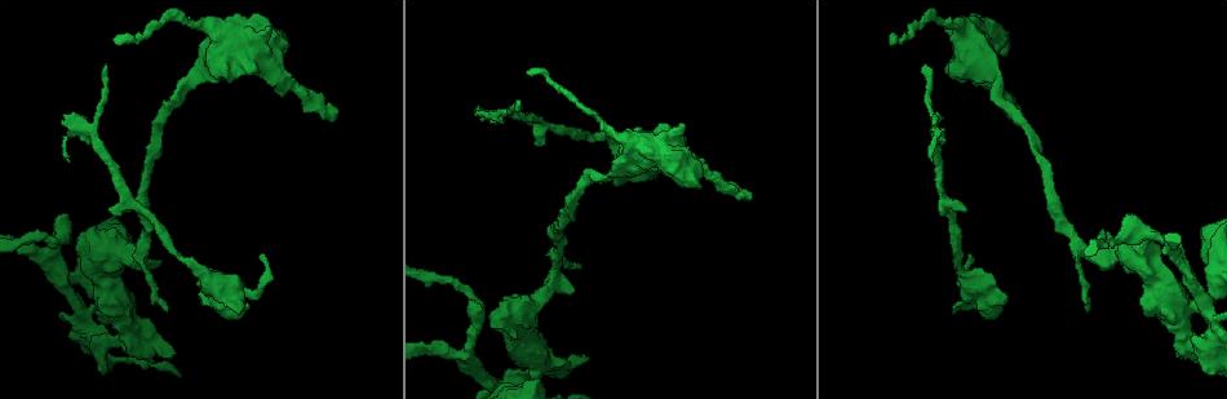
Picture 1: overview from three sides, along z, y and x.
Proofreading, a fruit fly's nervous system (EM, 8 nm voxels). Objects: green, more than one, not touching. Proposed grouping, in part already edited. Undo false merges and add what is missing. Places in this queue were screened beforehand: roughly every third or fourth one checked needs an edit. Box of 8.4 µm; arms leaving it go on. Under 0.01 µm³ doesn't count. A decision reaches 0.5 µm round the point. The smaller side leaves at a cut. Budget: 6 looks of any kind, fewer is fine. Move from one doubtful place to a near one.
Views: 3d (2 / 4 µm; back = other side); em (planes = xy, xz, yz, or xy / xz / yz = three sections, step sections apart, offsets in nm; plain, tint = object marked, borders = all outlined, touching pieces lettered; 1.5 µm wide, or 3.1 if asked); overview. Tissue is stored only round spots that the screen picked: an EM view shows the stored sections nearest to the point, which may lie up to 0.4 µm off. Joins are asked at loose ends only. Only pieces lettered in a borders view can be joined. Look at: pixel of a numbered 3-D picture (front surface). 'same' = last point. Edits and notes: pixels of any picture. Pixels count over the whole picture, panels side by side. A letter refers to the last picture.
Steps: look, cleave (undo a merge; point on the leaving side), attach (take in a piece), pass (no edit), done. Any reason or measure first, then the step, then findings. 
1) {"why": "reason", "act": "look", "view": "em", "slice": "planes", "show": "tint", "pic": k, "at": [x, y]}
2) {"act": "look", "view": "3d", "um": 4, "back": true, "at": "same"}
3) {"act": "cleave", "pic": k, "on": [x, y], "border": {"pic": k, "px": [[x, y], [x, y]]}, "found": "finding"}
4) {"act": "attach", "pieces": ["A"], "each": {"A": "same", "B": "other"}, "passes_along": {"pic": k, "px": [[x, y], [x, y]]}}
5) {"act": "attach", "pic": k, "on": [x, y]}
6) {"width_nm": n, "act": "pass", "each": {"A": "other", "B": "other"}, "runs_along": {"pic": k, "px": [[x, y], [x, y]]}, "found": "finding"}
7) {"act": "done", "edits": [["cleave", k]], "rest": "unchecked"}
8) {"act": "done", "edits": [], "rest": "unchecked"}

{"why": "tapers out", "act": "look", "view": "em", "slice": "planes", "show": "borders", "pic": 1, "at": [942, 212]}

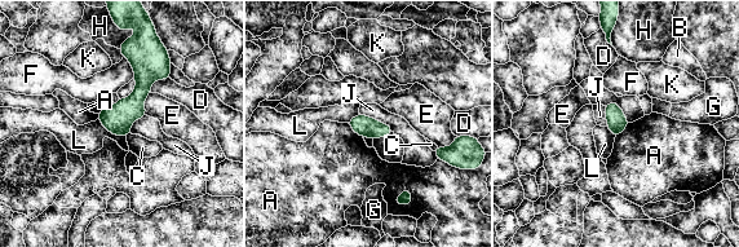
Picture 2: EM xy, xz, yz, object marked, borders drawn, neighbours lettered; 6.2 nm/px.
{"act": "pass", "each": {"A": "other", "B": "other", "C": "other", "D": "other", "E": "other", "F": "other", "G": "other", "H": "other", "J": "other", "K": "other", "L": "other"}, "border": {"pic": 2, "px": [[359, 113], [386, 123], [394, 132]]}, "found": "none of them fits"}

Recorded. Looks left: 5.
{"why": "branch stops here", "act": "look", "view": "em", "slice": "planes", "show": "borders", "pic": 1, "at": [518, 102]}

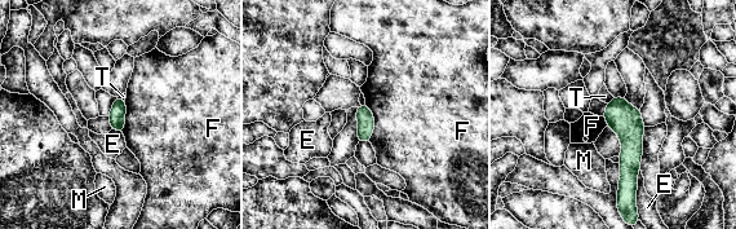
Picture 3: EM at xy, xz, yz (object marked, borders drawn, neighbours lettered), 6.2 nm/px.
{"act": "pass", "each": {"E": "other", "F": "other", "M": "other", "T": "other"}, "border": {"pic": 3, "px": [[366, 104], [373, 117], [369, 140]]}, "found": "no lettered piece goes on from it"}

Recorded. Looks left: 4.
{"why": "stops while still wide", "act": "look", "view": "em", "slice": "xy", "step": 4, "show": "borders", "pic": 1, "at": [251, 72]}

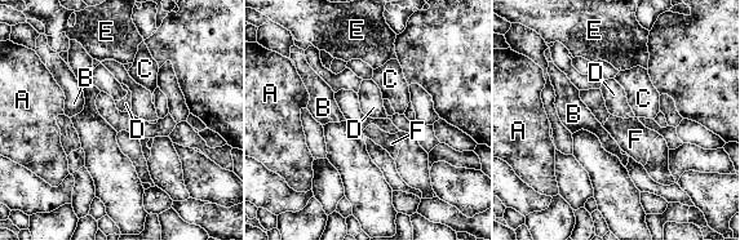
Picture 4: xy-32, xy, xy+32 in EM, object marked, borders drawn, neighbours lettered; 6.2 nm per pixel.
{"why": "another direction", "act": "look", "view": "em", "slice": "planes", "show": "borders", "at": "same"}

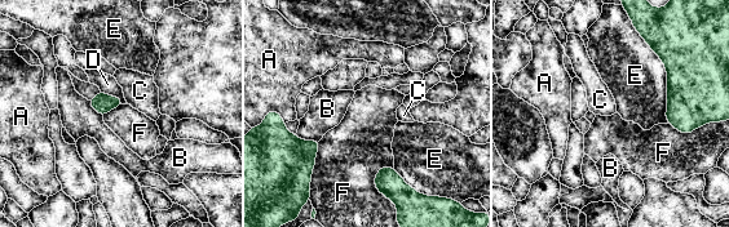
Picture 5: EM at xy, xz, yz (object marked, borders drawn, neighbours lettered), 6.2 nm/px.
{"act": "pass", "each": {"A": "other", "B": "other", "C": "other", "D": "other", "E": "other", "F": "other"}, "border": {"pic": 5, "px": [[319, 141], [309, 190]]}, "found": "no lettered piece goes on from it"}

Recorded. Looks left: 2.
{"act": "done", "edits": [], "rest": "unchecked"}

